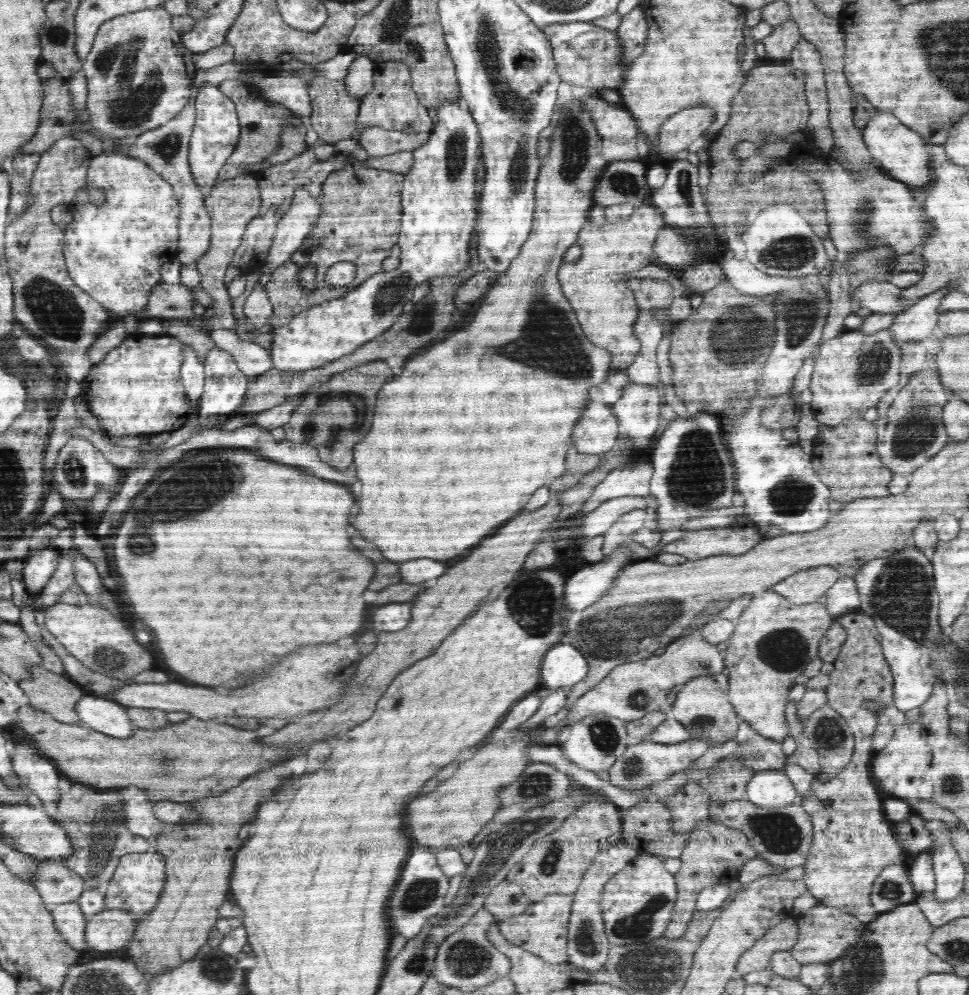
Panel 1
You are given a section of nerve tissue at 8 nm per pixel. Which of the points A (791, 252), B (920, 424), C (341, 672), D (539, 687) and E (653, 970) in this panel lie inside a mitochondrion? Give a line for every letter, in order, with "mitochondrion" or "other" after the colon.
A: mitochondrion
B: mitochondrion
C: other
D: other
E: mitochondrion

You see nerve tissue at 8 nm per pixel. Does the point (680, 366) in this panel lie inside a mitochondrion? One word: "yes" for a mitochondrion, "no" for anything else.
no

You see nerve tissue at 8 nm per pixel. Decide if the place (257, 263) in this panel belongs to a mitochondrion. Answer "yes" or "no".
no

